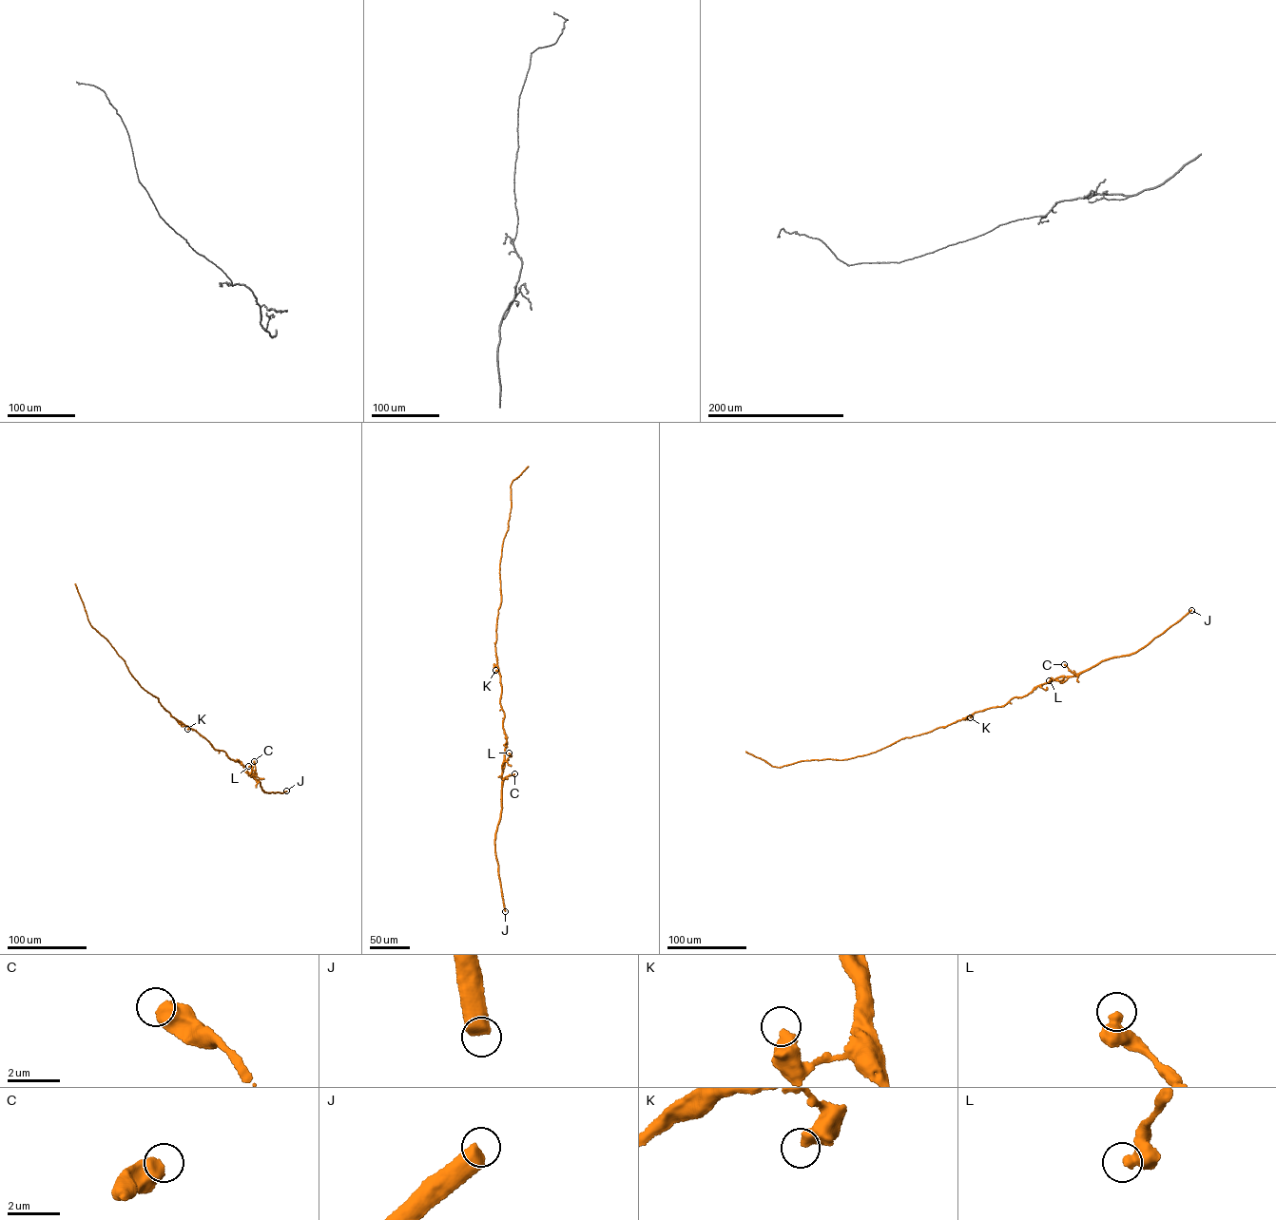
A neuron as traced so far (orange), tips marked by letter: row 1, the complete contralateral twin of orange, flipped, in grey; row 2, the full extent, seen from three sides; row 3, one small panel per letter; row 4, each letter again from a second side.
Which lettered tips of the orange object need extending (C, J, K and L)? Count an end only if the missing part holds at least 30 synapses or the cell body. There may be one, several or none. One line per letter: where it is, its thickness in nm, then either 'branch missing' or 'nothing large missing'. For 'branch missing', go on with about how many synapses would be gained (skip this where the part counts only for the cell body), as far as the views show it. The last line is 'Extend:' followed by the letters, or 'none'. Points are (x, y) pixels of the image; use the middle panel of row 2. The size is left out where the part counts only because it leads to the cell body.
C: place (514, 773); calibre 650 nm; nothing large missing
J: place (505, 911); calibre 550 nm; nothing large missing
K: place (495, 670); calibre 550 nm; nothing large missing
L: place (509, 752); calibre 480 nm; nothing large missing
Extend: none

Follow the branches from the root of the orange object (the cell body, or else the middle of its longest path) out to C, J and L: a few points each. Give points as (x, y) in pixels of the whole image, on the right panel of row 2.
C: (971, 714), (1005, 705), (1014, 697), (1027, 695), (1036, 687), (1058, 677), (1075, 675), (1064, 664)
J: (971, 714), (1005, 705), (1058, 677), (1138, 651), (1191, 610)
L: (971, 714), (1005, 705), (1014, 697), (1028, 695), (1037, 686), (1069, 676), (1062, 682), (1049, 680)

